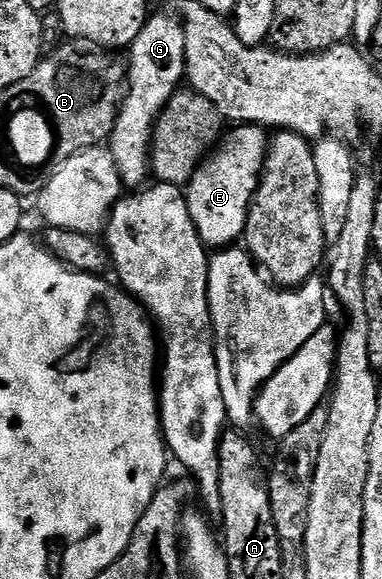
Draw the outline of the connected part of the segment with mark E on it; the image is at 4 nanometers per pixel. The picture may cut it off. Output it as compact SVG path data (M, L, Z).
M253 123L232 127L224 133L214 152L201 163L185 188L188 211L201 241L211 250L226 249L244 235L254 192L261 181L268 154L268 131Z

